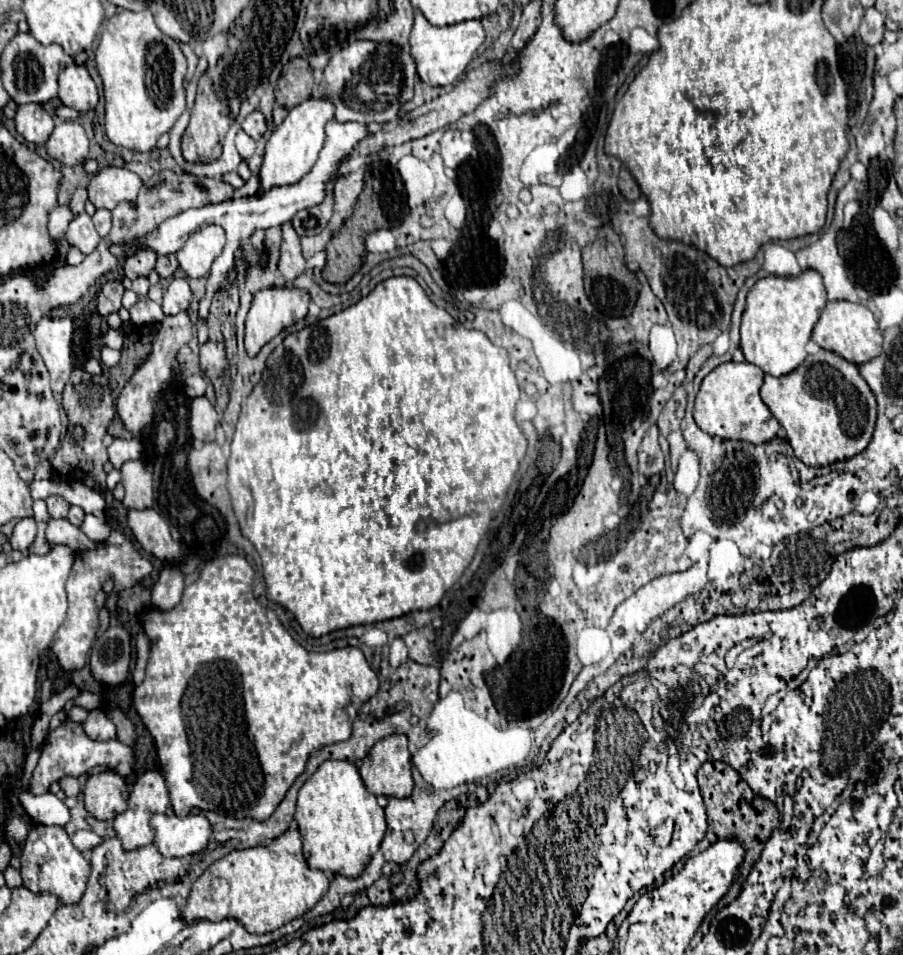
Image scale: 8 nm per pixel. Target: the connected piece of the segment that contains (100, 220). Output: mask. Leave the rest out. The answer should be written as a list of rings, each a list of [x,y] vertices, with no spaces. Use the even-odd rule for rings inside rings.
[[[96,210],[96,214],[92,216],[94,220],[94,226],[100,232],[110,232],[112,227],[112,216],[110,216],[110,210]]]

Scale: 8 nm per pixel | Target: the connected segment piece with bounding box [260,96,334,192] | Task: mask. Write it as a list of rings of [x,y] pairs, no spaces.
[[[310,96],[302,104],[294,106],[284,122],[272,132],[268,144],[266,144],[266,154],[264,154],[264,164],[260,168],[260,190],[268,190],[274,186],[286,186],[286,184],[296,184],[300,182],[314,166],[318,160],[320,148],[324,146],[324,126],[328,120],[334,118],[334,104],[330,98],[320,98],[320,96]]]

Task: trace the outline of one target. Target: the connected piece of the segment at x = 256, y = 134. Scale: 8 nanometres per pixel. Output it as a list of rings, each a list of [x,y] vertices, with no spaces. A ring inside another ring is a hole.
[[[254,110],[250,116],[246,116],[246,120],[242,122],[242,130],[252,136],[254,140],[262,138],[264,132],[266,132],[266,120],[264,120],[264,114],[260,110]]]

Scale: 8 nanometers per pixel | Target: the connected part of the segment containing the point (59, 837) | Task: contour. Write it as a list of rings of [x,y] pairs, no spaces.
[[[32,824],[28,838],[22,848],[20,856],[20,876],[24,880],[24,886],[32,892],[52,892],[58,896],[64,904],[76,904],[84,890],[90,876],[90,862],[86,856],[72,844],[70,836],[62,826],[44,826],[44,824]]]

